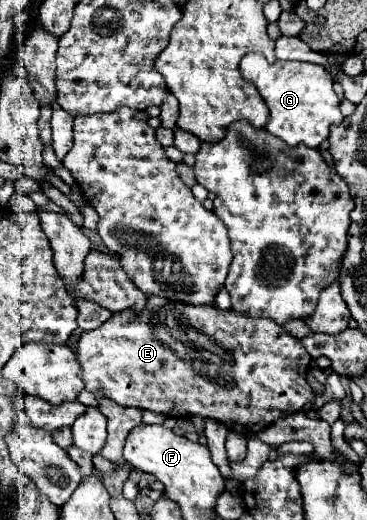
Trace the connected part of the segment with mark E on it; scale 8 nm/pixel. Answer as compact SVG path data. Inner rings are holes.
M149 295L141 313L113 313L105 327L83 333L77 343L77 359L81 365L81 379L91 393L101 391L119 405L151 409L167 417L213 417L243 435L255 435L275 423L281 413L295 413L307 403L313 405L313 409L319 409L327 401L340 401L345 397L341 377L335 372L330 374L325 392L313 395L313 389L307 383L311 355L297 337L289 335L283 327L277 327L271 319L253 319L233 309L221 311L215 303L187 305L159 295Z

